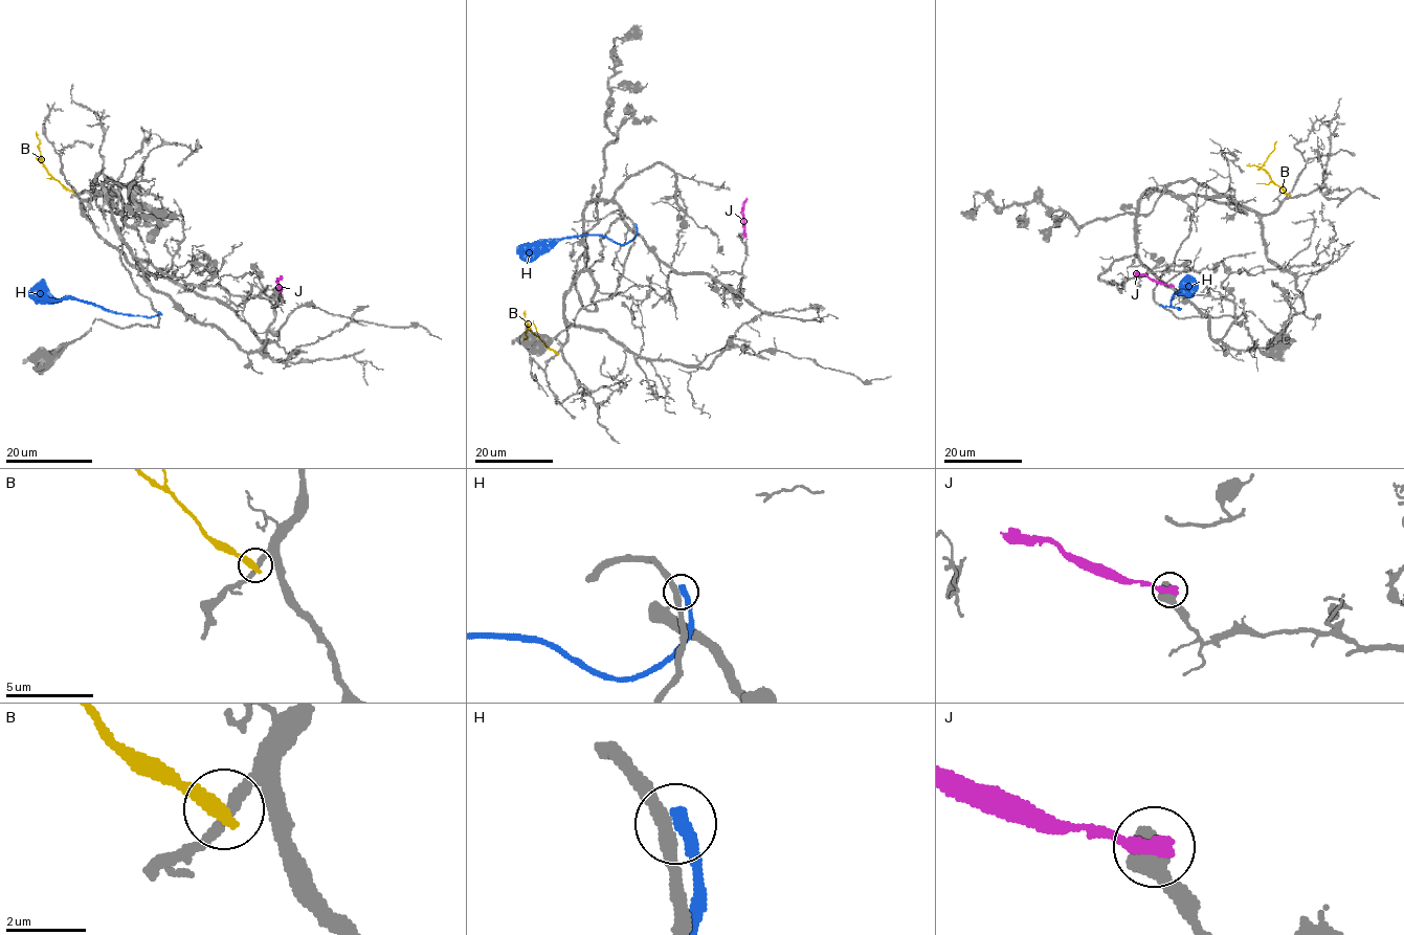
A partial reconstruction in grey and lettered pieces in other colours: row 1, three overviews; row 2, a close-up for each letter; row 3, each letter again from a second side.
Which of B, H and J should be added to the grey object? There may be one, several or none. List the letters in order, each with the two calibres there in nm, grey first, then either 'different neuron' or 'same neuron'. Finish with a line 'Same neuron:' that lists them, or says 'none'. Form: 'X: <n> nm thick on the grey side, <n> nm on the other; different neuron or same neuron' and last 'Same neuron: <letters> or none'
B: 280 nm thick on the grey side, 360 nm on the other; different neuron
H: 340 nm thick on the grey side, 400 nm on the other; different neuron
J: 460 nm thick on the grey side, 480 nm on the other; different neuron
Same neuron: none

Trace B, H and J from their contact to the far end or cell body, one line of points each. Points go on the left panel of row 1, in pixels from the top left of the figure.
B: (72, 191), (66, 190), (48, 172), (41, 160), (36, 131)
H: (158, 312), (151, 316), (128, 315), (69, 298), (40, 299), (32, 289)
J: (279, 291), (282, 276)

